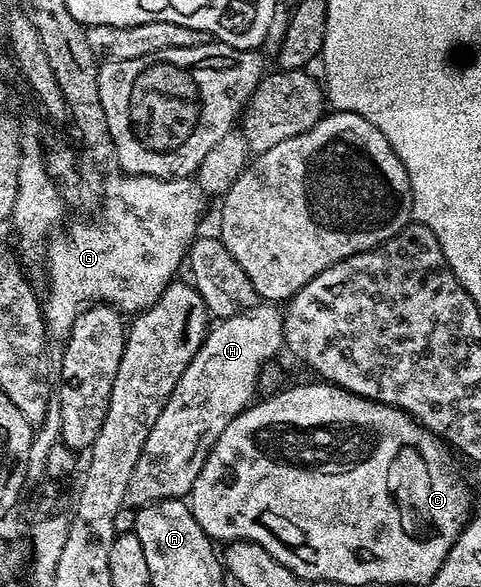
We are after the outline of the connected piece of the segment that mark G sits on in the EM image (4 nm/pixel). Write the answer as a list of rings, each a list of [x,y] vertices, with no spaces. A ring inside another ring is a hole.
[[[119,174],[120,176],[109,175],[104,181],[104,203],[99,209],[98,215],[89,224],[76,224],[68,232],[65,240],[53,239],[47,245],[46,255],[48,254],[48,300],[43,301],[44,318],[46,327],[53,337],[67,337],[69,330],[74,326],[76,315],[89,306],[107,304],[124,314],[137,314],[151,307],[158,302],[160,295],[166,290],[168,285],[173,282],[176,271],[185,263],[192,241],[198,236],[196,227],[200,224],[200,215],[204,212],[205,194],[192,178],[177,178],[175,180],[159,180],[153,176],[134,176],[131,174]]]

